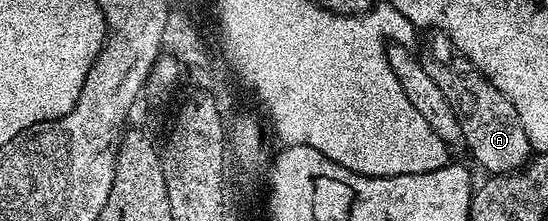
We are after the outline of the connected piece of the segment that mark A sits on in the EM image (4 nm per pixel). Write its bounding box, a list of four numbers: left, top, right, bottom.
[419,35,531,174]

